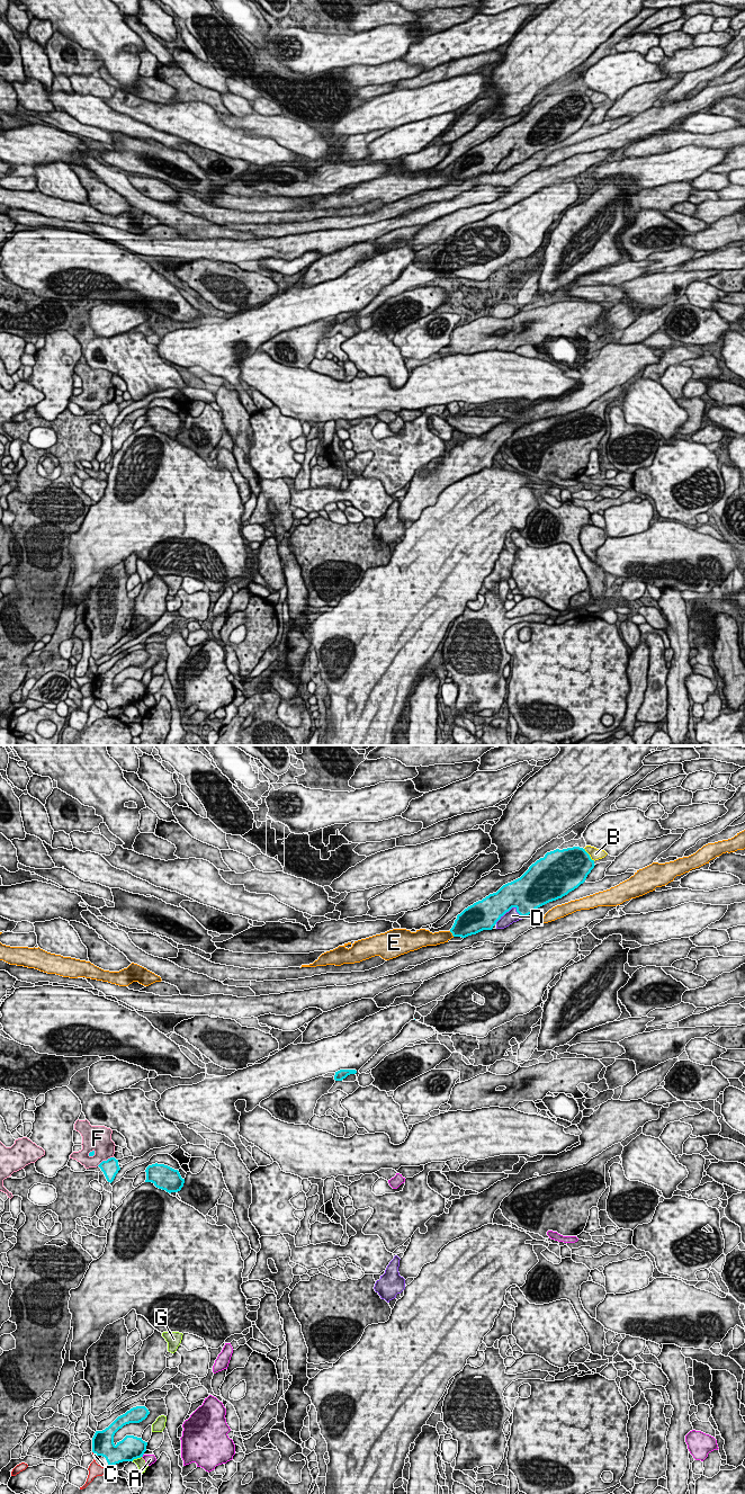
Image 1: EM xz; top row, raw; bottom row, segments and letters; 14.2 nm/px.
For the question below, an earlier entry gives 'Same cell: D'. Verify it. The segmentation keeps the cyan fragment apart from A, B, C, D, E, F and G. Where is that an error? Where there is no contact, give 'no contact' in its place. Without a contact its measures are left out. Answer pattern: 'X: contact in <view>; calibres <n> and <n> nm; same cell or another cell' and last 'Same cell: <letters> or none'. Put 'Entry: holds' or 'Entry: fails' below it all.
A: contact in xz; calibres 340 and 140 nm; another cell
B: contact in xz; calibres 480 and 160 nm; another cell
C: contact in xz; calibres 320 and 50 nm; another cell
D: contact in xz; calibres 400 and 180 nm; same cell
E: contact in xz; calibres 320 and 190 nm; another cell
F: contact in xz; calibres 240 and 300 nm; another cell
G: contact in xz; calibres 340 and 140 nm; another cell
Same cell: D
Entry: holds

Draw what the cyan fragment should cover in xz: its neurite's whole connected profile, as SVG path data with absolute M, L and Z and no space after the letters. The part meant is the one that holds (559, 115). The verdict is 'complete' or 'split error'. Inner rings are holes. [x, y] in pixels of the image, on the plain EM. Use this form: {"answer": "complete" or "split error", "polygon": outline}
{"answer": "split error", "polygon": "M580 90L547 96L520 122L465 152L450 176L466 181L494 169L504 172L577 132L594 109L594 104Z"}

